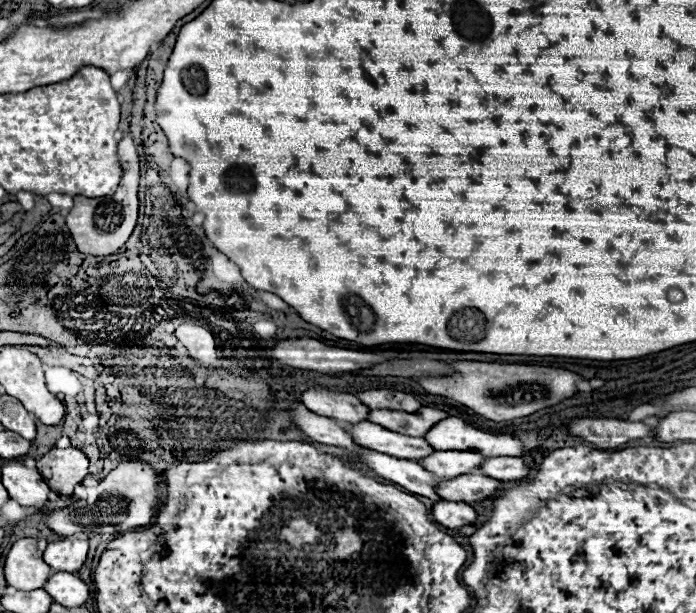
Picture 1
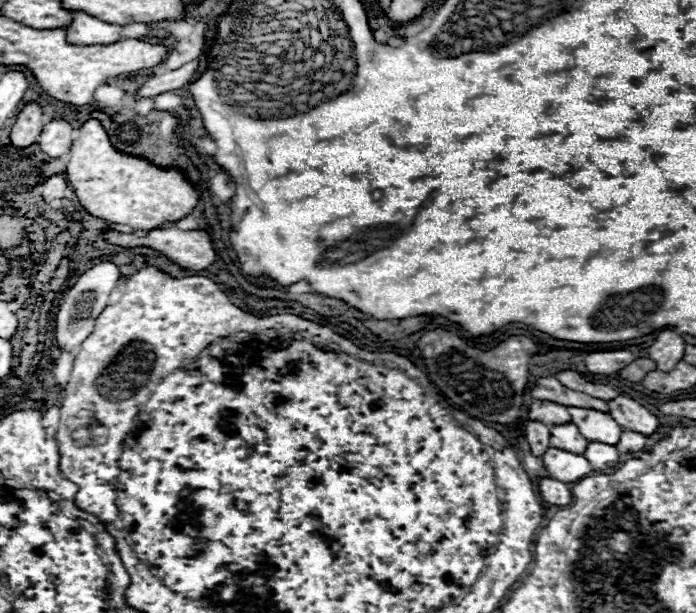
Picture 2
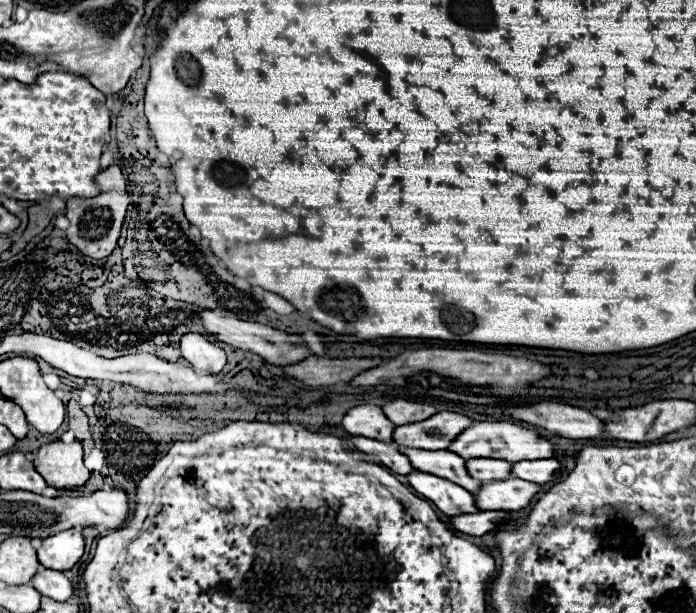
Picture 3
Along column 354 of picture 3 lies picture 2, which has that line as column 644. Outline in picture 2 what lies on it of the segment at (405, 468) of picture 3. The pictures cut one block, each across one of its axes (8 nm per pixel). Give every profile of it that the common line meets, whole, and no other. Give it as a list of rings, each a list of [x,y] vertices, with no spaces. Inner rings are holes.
[[[626,430],[626,432],[620,436],[620,442],[616,444],[616,448],[620,448],[620,452],[640,452],[640,450],[644,450],[646,440],[648,440],[648,438],[646,438],[644,434]]]

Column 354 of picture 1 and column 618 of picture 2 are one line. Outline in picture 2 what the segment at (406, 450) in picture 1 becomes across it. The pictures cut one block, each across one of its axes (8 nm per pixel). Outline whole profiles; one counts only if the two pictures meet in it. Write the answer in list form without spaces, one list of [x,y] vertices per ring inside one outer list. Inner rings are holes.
[[[568,408],[568,412],[584,438],[604,440],[604,444],[618,444],[622,426],[610,414],[602,414],[598,410],[586,410],[586,408]]]

